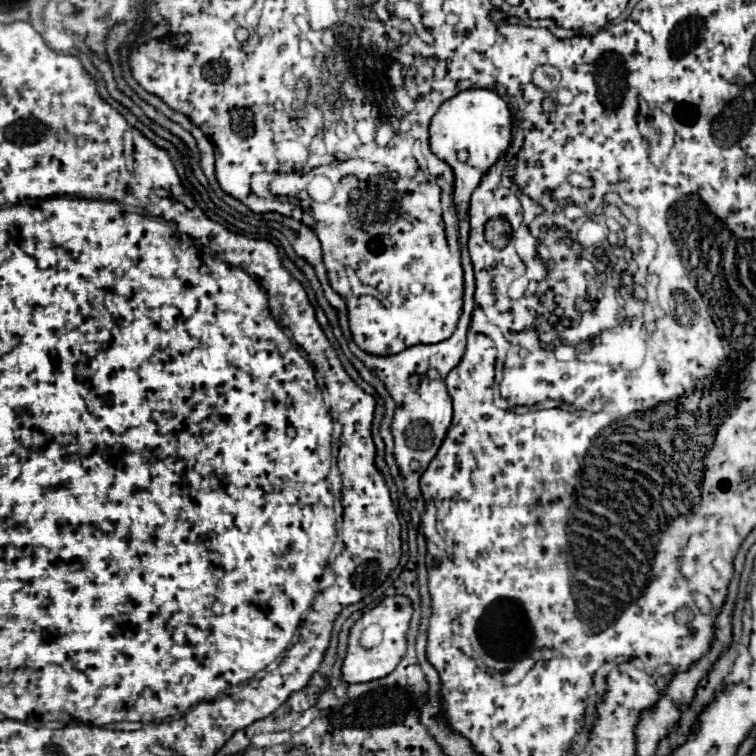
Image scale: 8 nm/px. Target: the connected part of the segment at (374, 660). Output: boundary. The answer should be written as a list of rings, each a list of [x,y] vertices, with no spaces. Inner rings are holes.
[[[387,596],[377,608],[365,612],[363,618],[357,620],[357,624],[351,628],[351,634],[349,634],[349,650],[347,650],[343,668],[341,668],[343,680],[349,684],[357,684],[357,682],[371,682],[371,680],[377,680],[377,678],[391,674],[395,670],[395,666],[401,662],[401,658],[405,656],[407,630],[409,630],[411,616],[413,616],[413,606],[411,606],[411,600],[407,596]],[[371,624],[379,624],[383,628],[383,640],[379,646],[367,650],[361,646],[359,638],[361,638],[361,632]]]

